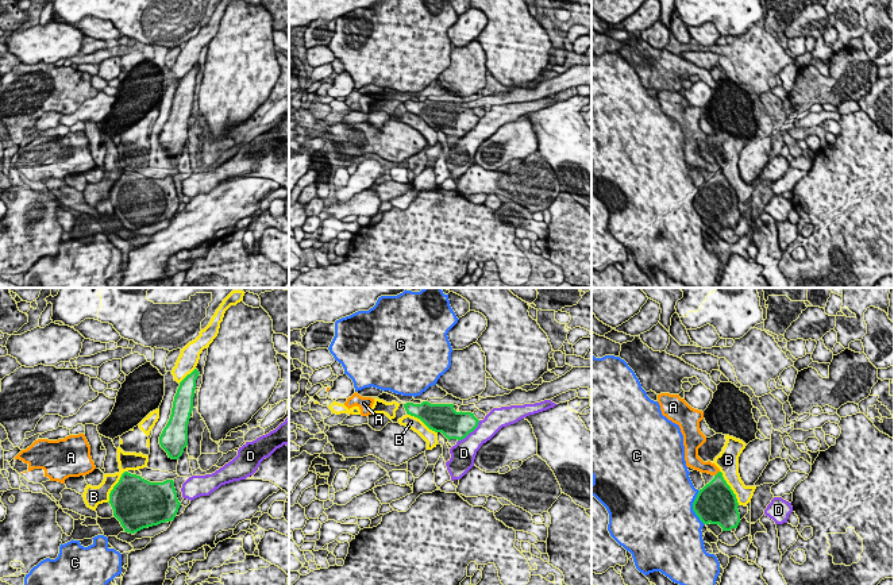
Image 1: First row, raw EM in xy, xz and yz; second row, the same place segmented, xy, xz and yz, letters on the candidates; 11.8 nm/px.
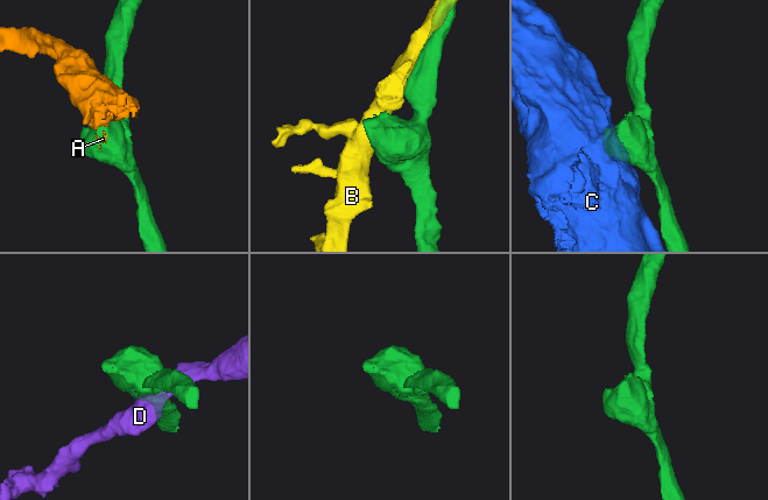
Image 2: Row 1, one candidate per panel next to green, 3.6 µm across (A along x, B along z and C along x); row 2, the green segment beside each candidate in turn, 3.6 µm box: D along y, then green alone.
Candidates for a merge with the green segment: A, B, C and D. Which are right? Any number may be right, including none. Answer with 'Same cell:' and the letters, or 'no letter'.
Same cell: no letter

